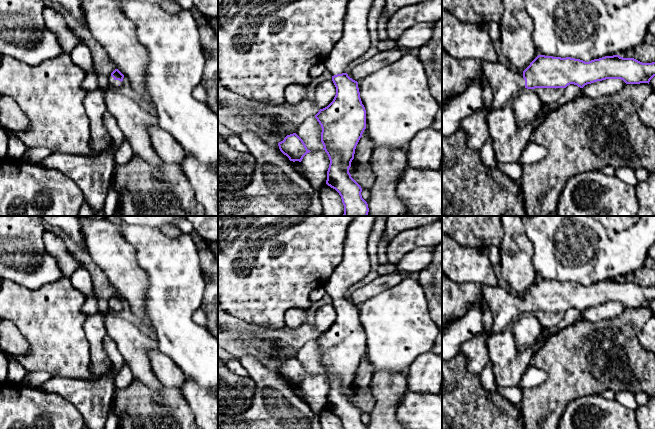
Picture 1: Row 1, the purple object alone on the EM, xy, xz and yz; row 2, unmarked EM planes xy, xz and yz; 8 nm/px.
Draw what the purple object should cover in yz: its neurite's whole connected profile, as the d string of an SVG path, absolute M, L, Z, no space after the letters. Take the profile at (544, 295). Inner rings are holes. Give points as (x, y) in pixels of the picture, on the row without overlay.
M538 279L523 296L515 296L499 286L483 285L484 304L494 316L493 326L486 330L482 323L482 305L470 305L461 318L457 318L442 326L442 362L452 359L460 353L461 345L478 334L486 334L488 338L499 329L506 329L524 312L566 312L570 308L583 312L587 308L606 303L621 303L626 308L648 307L655 300L655 286L642 287L634 282L623 282L619 279L605 280L585 286L571 281L561 282Z

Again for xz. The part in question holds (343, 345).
M356 216L348 226L343 258L324 285L326 293L332 298L336 319L327 331L320 333L315 339L322 352L321 366L324 370L323 374L330 384L326 408L339 417L343 429L368 429L362 422L361 410L349 397L356 370L366 353L366 334L360 322L358 306L348 300L347 294L348 289L360 282L371 268L367 243L375 219L376 216Z

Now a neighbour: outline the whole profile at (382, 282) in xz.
M400 273L379 275L369 284L357 288L351 294L351 302L357 306L368 300L370 297L376 296L384 290L400 283L404 276Z

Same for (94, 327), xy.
M103 312L88 316L83 327L90 344L90 368L93 375L99 377L110 366L109 357L103 348L103 339L107 335Z

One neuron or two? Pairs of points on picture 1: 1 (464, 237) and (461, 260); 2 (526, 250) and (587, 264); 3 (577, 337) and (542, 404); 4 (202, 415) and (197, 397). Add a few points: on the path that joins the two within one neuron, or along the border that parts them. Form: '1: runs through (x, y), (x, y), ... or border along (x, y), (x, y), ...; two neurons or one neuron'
1: border along (452, 238), (462, 246), (480, 246), (486, 249); two neurons
2: border along (524, 229), (533, 247), (531, 263), (537, 274); two neurons
3: runs through (577, 354), (575, 368), (559, 387); one neuron
4: runs through (202, 411), (202, 403), (200, 401); one neuron

